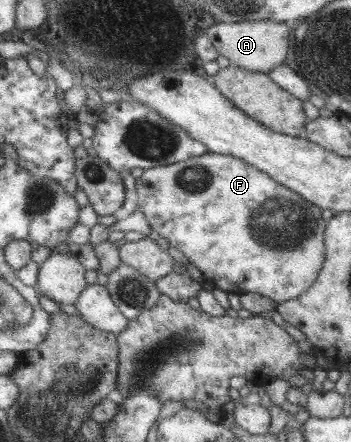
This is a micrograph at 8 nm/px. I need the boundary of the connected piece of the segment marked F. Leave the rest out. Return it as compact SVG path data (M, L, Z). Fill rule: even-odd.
M207 153L172 165L144 169L143 174L136 179L136 186L140 198L139 209L146 215L151 229L157 232L160 237L167 239L169 245L181 250L188 261L201 271L205 281L210 282L215 288L237 295L254 292L270 298L273 302L281 303L291 298L297 298L299 294L305 292L315 282L319 271L321 271L323 257L325 257L323 232L326 224L321 217L322 210L306 202L299 194L289 190L282 183L275 182L270 175L257 170L250 163L245 163L240 158L231 155Z

